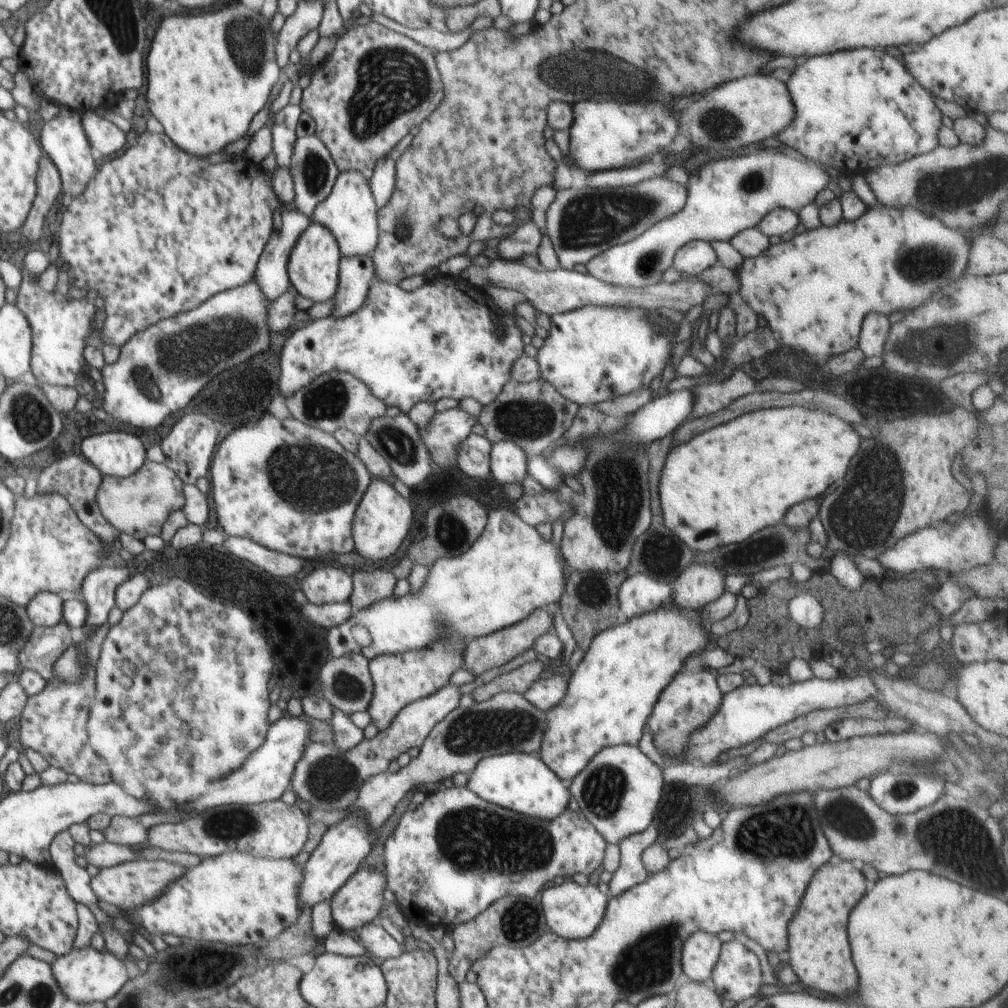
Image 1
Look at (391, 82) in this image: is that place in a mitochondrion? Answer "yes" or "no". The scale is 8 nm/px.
yes

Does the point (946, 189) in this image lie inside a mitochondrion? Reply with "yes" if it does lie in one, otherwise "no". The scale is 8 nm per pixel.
yes

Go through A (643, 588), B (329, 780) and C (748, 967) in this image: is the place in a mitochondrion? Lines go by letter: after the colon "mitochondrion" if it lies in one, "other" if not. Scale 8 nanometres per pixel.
A: other
B: mitochondrion
C: mitochondrion

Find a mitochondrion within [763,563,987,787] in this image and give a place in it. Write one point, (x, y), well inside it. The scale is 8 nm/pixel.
(850, 631)

